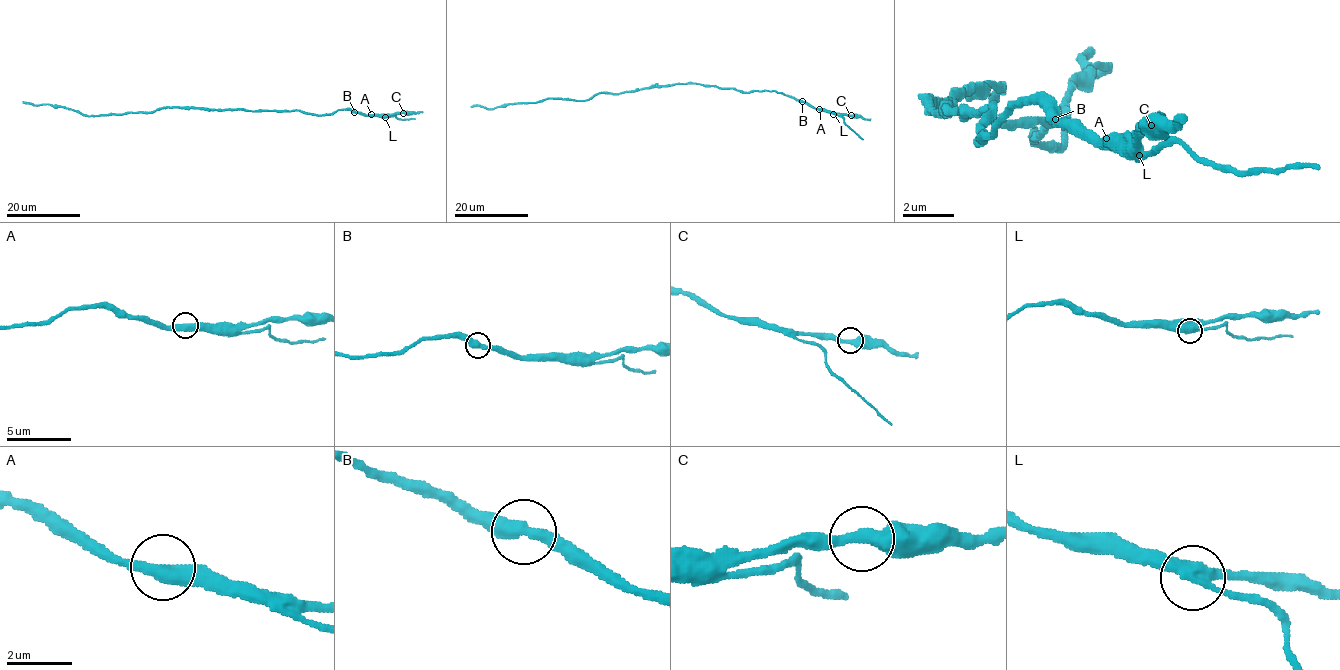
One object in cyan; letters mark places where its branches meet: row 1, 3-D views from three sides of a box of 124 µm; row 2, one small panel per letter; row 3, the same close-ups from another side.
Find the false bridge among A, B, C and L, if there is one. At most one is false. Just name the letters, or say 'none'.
L

